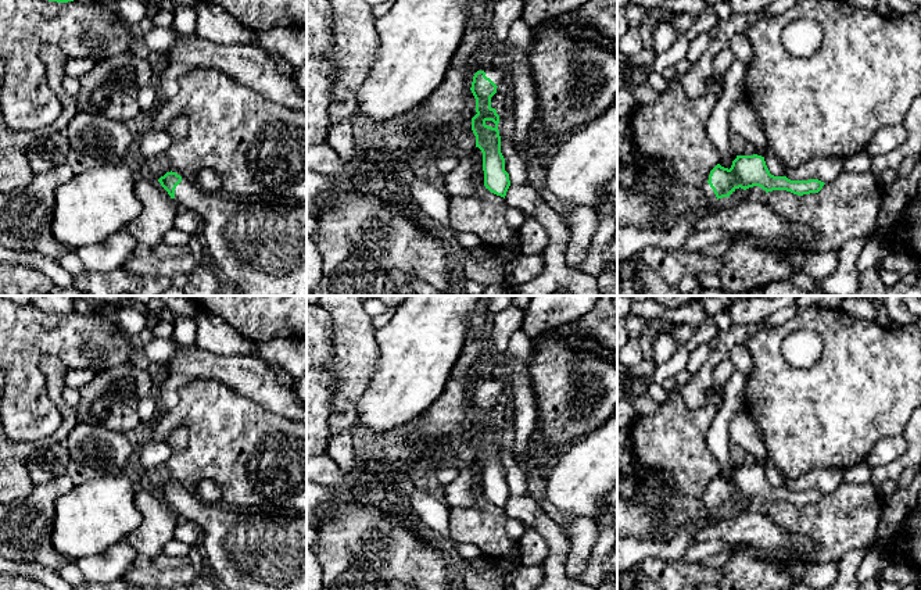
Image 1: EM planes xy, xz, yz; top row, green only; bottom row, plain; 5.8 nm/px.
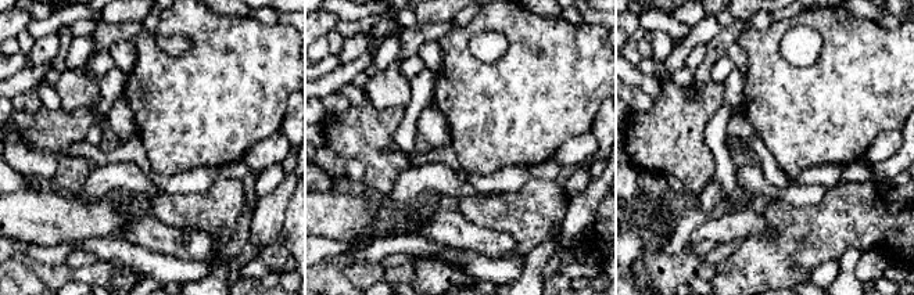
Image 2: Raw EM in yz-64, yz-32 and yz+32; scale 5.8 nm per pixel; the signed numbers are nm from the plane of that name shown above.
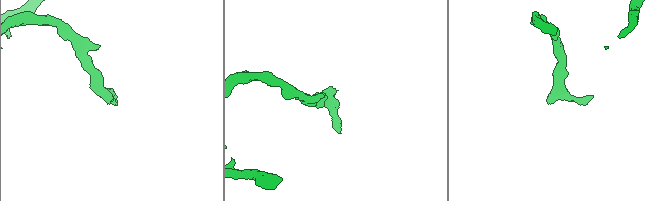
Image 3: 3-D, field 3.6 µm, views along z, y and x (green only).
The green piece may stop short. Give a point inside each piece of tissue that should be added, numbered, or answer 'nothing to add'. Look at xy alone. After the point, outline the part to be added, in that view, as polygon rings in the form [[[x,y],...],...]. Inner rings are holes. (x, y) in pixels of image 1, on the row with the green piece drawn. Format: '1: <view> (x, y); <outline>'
1: xy (261, 249); [[[186,179],[173,200],[201,217],[207,257],[237,292],[307,296],[307,205],[208,194]]]

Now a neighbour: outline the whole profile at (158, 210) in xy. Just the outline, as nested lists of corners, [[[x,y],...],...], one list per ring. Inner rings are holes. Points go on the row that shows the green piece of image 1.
[[[147,175],[136,178],[135,194],[141,204],[141,212],[125,229],[139,244],[154,248],[175,228],[178,204],[160,182]]]

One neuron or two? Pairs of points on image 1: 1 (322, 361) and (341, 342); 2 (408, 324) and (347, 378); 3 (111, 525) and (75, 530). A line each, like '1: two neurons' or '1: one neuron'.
1: two neurons
2: two neurons
3: one neuron

